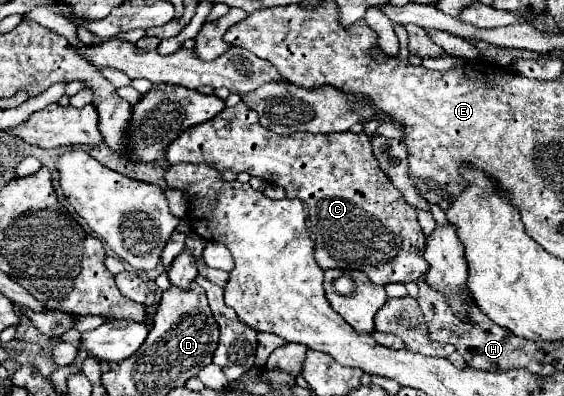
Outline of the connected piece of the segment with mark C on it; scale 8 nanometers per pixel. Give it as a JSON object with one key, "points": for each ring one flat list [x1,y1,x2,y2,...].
{"points":[[243,102,233,108,223,108,213,120,207,120,199,126,185,130,169,148,167,162,207,162,215,168,247,172,269,184,285,188,287,198,299,198,305,204,307,228,315,242,315,262,323,270,341,268,341,270,361,270,369,276,373,284,391,284,391,282,417,282,429,270,427,260,421,256,426,238,418,224,416,209,413,208,399,190,391,184,387,174,379,168,377,158,373,156,371,136,367,134,309,134,295,132,289,136,279,136,259,124,257,112,249,110]]}

